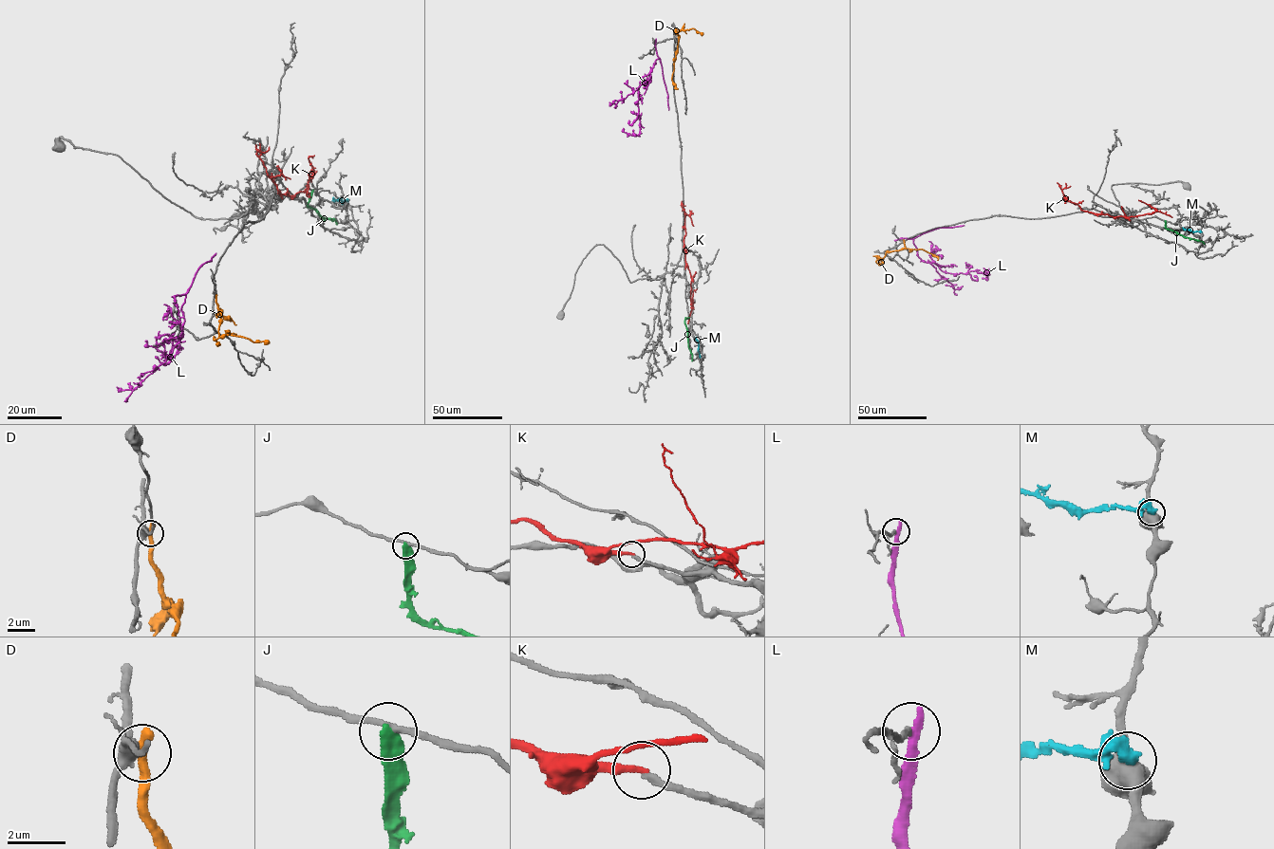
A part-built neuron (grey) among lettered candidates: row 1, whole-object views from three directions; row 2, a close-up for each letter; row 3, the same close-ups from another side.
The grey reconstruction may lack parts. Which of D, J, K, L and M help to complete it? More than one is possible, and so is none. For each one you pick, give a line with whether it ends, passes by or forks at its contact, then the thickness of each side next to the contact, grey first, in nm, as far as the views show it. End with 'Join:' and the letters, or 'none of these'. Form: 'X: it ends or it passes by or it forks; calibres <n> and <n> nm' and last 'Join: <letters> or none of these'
K: it ends; calibres 220 and 280 nm
Join: K

